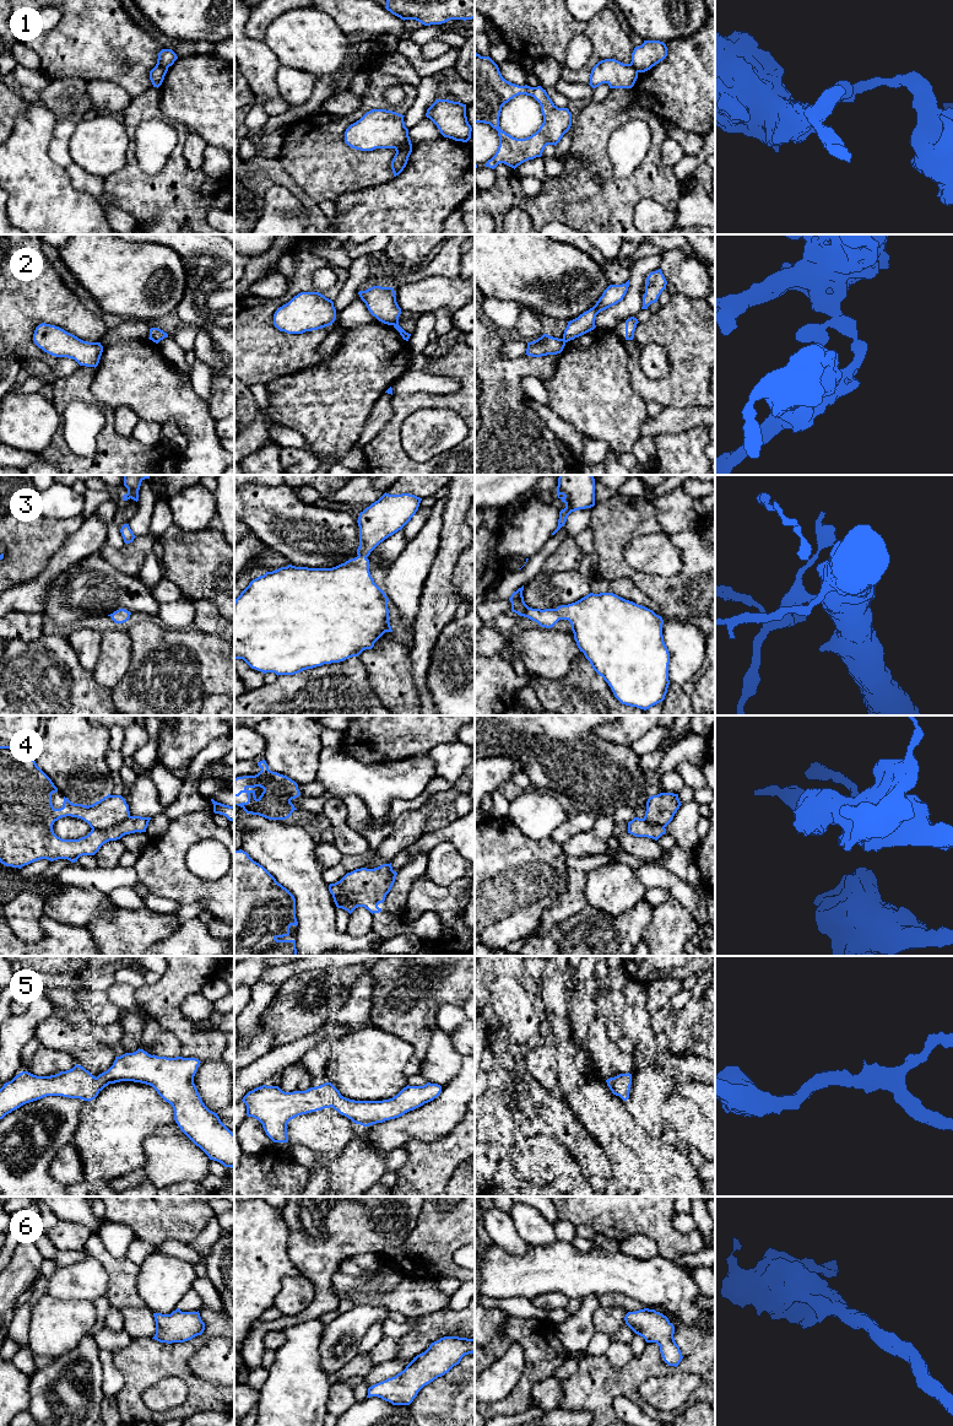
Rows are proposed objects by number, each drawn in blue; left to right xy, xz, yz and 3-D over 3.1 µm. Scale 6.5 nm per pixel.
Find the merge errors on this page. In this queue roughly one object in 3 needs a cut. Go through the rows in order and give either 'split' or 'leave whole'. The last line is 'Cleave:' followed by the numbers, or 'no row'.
1: split
2: split
3: leave whole
4: leave whole
5: leave whole
6: leave whole
Cleave: 1, 2

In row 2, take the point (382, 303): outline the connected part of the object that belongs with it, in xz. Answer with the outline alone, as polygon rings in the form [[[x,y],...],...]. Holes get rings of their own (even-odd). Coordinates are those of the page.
[[[373,286],[366,291],[359,291],[358,295],[370,314],[379,322],[388,325],[399,324],[401,308],[396,302],[392,287]]]

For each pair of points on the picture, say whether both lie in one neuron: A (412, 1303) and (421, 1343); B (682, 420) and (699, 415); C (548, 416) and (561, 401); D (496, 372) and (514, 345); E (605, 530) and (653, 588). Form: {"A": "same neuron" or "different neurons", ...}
{"A": "different neurons", "B": "same neuron", "C": "different neurons", "D": "different neurons", "E": "same neuron"}

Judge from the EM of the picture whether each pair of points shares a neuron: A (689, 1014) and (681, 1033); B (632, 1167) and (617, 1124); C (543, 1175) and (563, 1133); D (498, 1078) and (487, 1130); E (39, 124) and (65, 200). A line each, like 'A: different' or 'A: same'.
A: same
B: same
C: different
D: same
E: same

